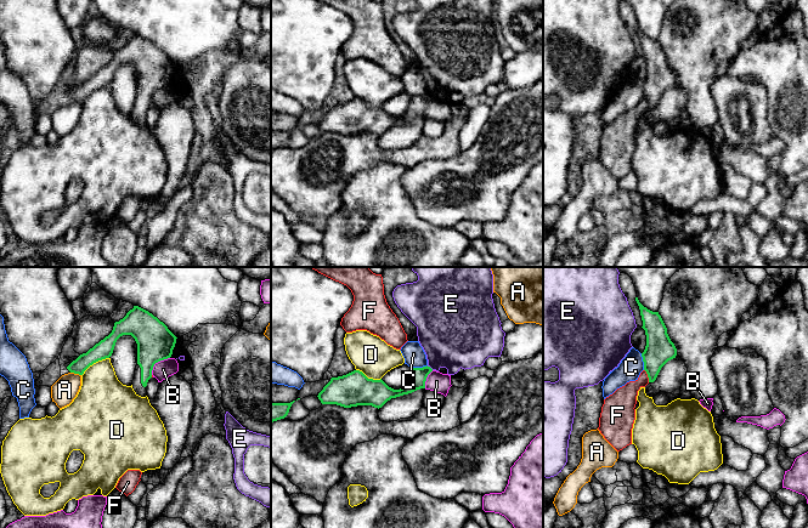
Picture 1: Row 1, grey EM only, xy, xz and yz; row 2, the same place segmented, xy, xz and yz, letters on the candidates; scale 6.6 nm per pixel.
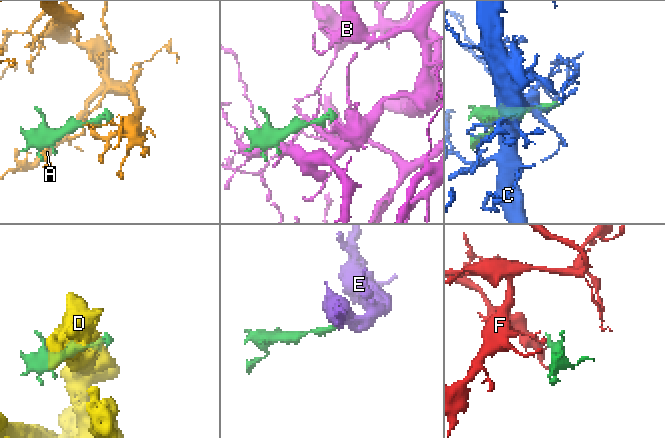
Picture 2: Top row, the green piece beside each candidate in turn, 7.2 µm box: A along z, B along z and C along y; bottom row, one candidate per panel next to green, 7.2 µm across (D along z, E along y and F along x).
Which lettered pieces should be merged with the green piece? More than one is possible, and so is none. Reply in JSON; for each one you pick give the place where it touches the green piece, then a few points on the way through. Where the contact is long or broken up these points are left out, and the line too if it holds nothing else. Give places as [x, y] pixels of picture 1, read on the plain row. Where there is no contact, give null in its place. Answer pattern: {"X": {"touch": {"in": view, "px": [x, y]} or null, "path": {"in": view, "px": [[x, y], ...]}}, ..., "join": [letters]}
{"join": []}

